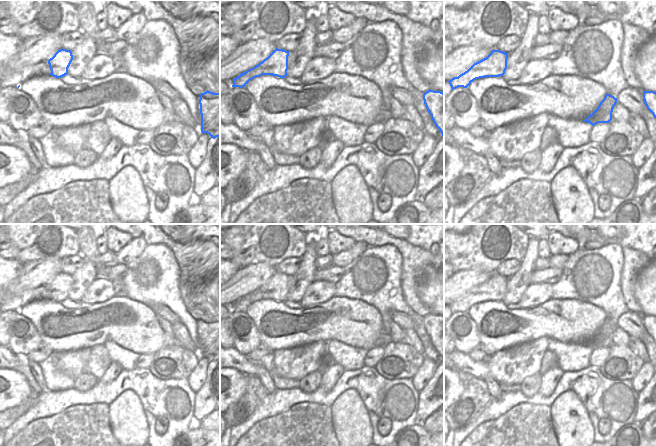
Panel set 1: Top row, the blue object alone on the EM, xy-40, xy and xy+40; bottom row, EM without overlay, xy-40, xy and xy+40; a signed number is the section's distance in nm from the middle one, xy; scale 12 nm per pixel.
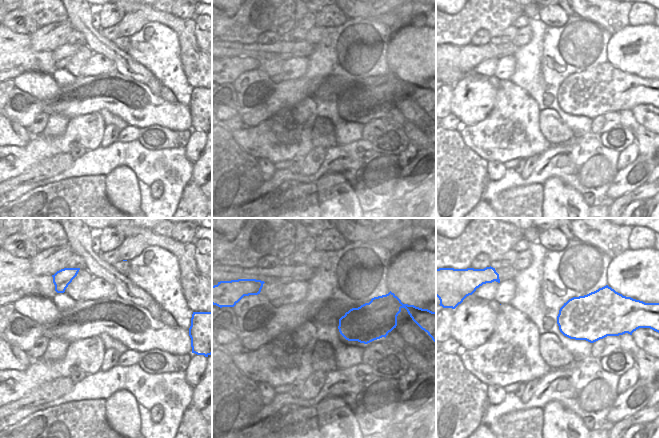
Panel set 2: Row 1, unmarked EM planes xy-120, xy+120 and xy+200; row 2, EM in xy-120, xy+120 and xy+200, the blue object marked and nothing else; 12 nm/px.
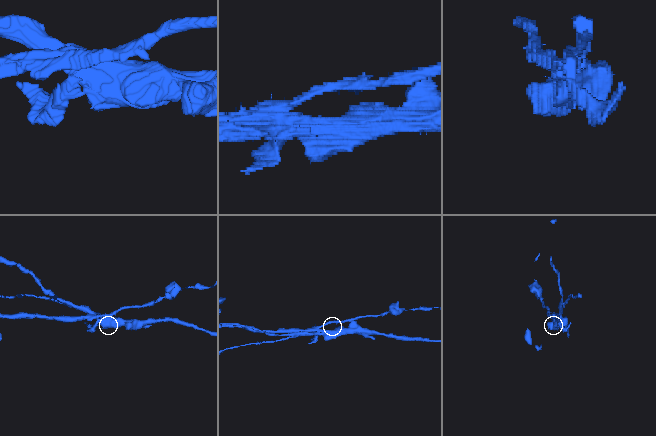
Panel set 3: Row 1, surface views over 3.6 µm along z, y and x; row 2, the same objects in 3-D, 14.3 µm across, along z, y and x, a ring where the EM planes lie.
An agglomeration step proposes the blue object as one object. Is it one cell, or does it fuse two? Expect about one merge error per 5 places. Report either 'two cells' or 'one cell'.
two cells

